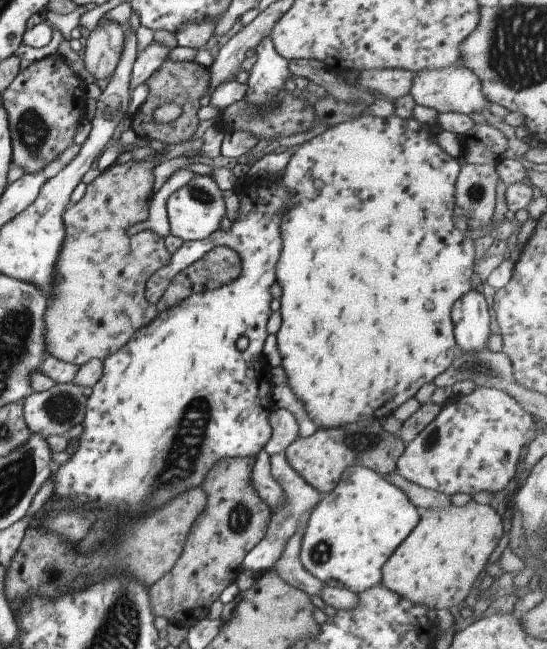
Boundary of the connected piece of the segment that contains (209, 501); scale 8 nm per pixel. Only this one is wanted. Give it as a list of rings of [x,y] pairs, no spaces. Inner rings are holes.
[[[255,457],[225,458],[207,470],[203,482],[199,484],[205,492],[205,508],[191,524],[173,568],[147,590],[153,616],[161,616],[169,622],[171,596],[175,600],[175,594],[179,594],[177,600],[181,604],[181,600],[185,600],[185,586],[193,578],[197,578],[197,590],[207,590],[207,594],[199,594],[205,600],[201,606],[205,610],[205,606],[220,598],[227,585],[236,580],[243,557],[265,536],[269,508],[249,484],[249,472],[255,464]]]

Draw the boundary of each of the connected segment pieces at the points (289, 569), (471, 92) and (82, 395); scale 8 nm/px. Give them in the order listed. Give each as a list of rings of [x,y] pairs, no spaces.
[[[299,526],[295,530],[295,534],[287,540],[281,556],[277,558],[277,562],[273,564],[273,570],[281,576],[281,580],[297,590],[309,594],[309,596],[319,596],[321,588],[324,584],[319,582],[312,574],[309,574],[301,562],[299,562],[299,551],[301,548],[301,535],[303,526]]]
[[[459,63],[439,68],[439,70],[413,72],[409,94],[411,94],[414,104],[417,104],[417,106],[433,108],[435,112],[459,112],[459,114],[465,116],[472,112],[481,112],[483,108],[487,107],[487,102],[489,102],[481,94],[479,80],[471,74],[468,68]]]
[[[55,383],[49,390],[30,392],[22,398],[22,419],[30,434],[39,434],[41,438],[45,439],[55,434],[70,436],[72,434],[69,434],[69,429],[83,422],[86,400],[87,392],[75,386],[75,383]]]

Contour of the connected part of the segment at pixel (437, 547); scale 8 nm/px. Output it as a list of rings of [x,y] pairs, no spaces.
[[[470,500],[462,506],[450,503],[447,508],[419,509],[417,524],[381,566],[380,584],[413,604],[421,604],[427,609],[449,610],[463,602],[469,594],[471,584],[485,567],[489,554],[495,550],[502,534],[501,518],[487,504]]]

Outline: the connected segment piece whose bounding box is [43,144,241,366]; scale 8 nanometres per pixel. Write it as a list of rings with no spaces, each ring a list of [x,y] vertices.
[[[155,144],[155,150],[159,151],[159,154],[155,154],[155,156],[153,156],[155,160],[141,160],[141,162],[135,162],[135,160],[131,159],[131,162],[127,162],[127,164],[112,163],[103,167],[99,176],[86,185],[83,196],[81,196],[81,198],[73,204],[73,206],[69,206],[69,208],[63,211],[62,221],[65,232],[63,232],[63,242],[61,242],[59,256],[57,256],[57,262],[55,262],[55,282],[53,282],[53,292],[51,292],[51,296],[49,296],[49,298],[46,298],[45,312],[43,312],[43,322],[45,322],[45,350],[47,350],[47,352],[45,352],[46,355],[53,356],[53,358],[57,358],[57,360],[61,360],[61,362],[75,364],[75,366],[81,366],[88,360],[91,360],[91,358],[105,360],[107,356],[115,354],[121,346],[125,346],[125,344],[131,340],[133,334],[136,333],[136,330],[139,330],[142,326],[149,324],[149,322],[151,322],[160,312],[163,312],[163,310],[167,310],[168,308],[171,308],[171,306],[175,306],[177,302],[182,302],[185,298],[191,296],[191,294],[205,290],[213,290],[219,286],[223,286],[223,284],[229,284],[229,282],[233,282],[233,280],[241,274],[239,256],[226,246],[218,246],[213,248],[213,250],[209,250],[205,256],[196,260],[192,265],[187,266],[187,268],[184,268],[182,271],[175,274],[158,302],[151,304],[145,299],[143,292],[145,292],[145,282],[147,281],[147,278],[149,278],[149,276],[151,276],[157,268],[161,268],[169,264],[169,254],[167,250],[165,250],[164,238],[157,236],[155,232],[151,232],[151,230],[141,230],[132,236],[127,236],[126,231],[130,226],[143,222],[143,220],[147,218],[147,214],[149,212],[149,200],[151,200],[152,194],[152,184],[154,181],[153,172],[151,172],[151,170],[153,170],[153,166],[157,164],[157,156],[161,158],[161,156],[163,156],[169,148],[170,146]]]

